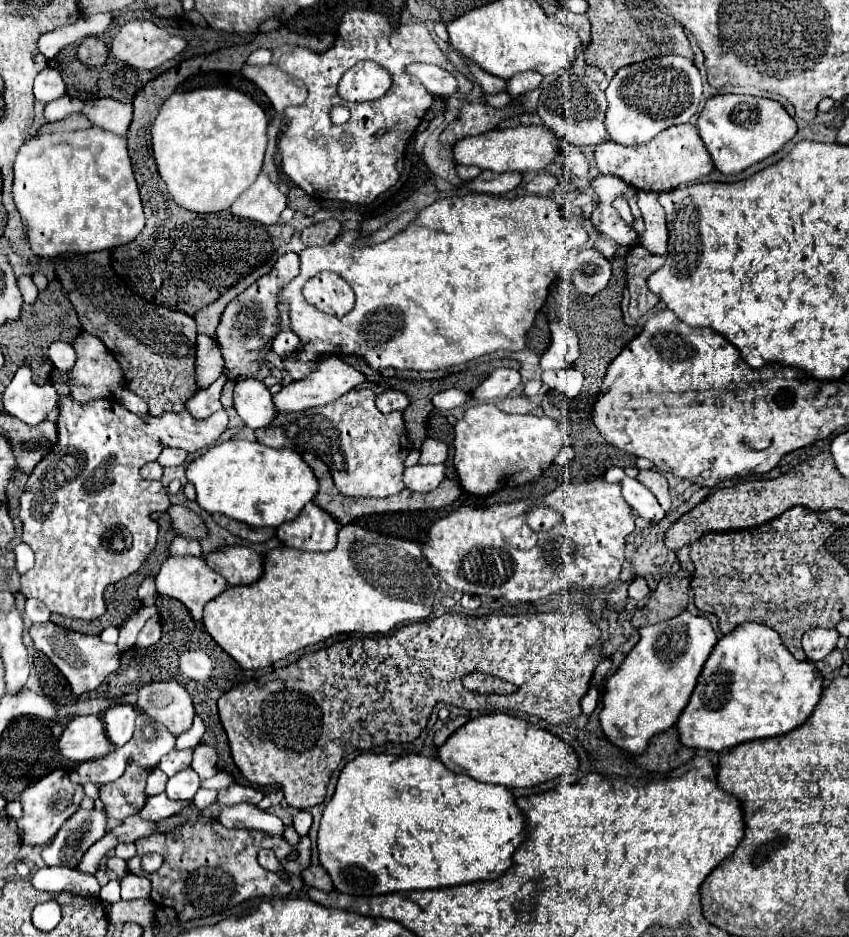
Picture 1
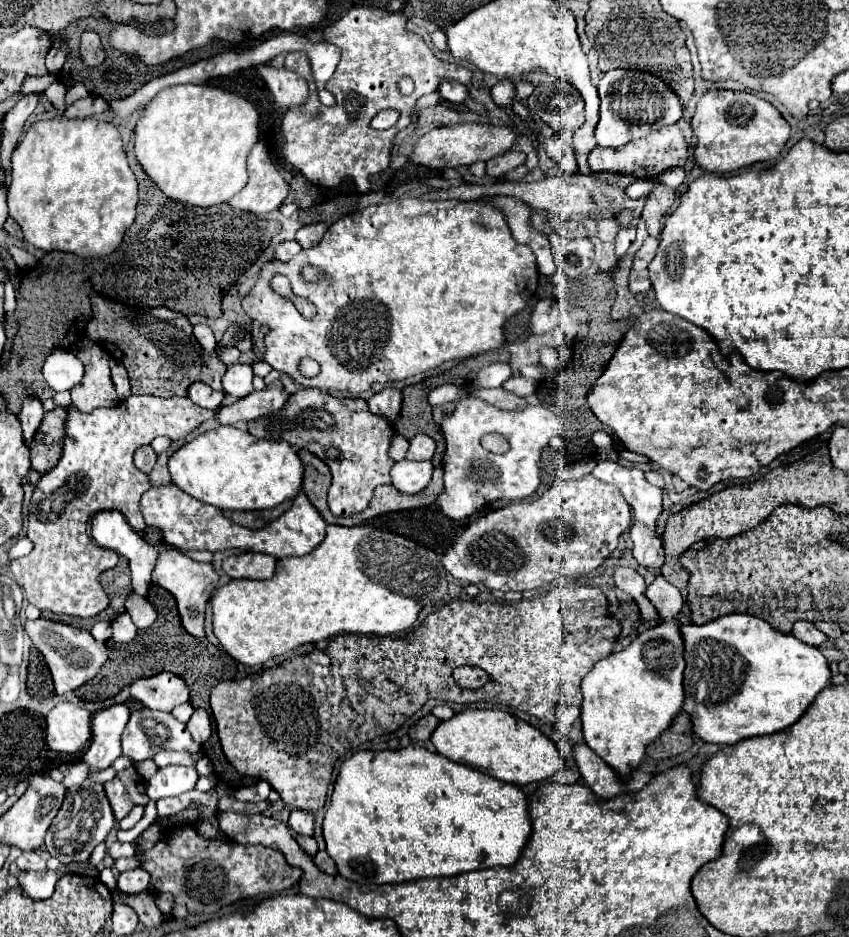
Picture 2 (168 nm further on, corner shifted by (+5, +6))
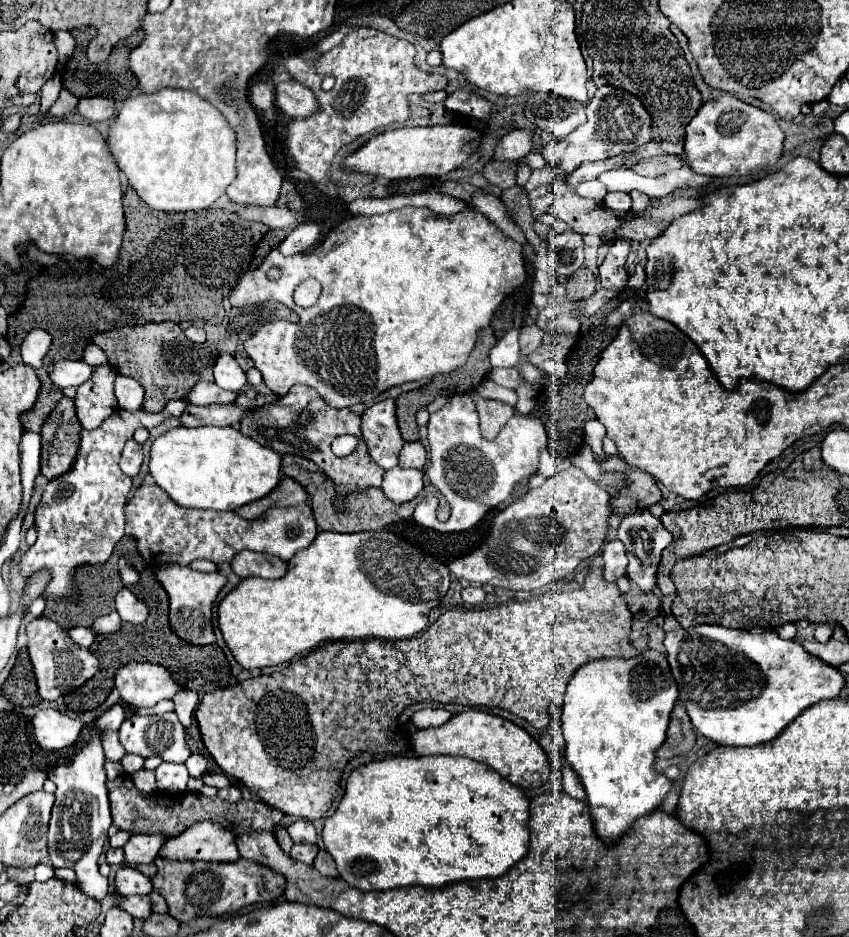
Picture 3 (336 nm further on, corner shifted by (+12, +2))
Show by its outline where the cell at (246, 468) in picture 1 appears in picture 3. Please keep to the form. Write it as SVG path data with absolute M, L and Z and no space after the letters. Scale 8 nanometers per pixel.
M231 426L171 428L151 444L149 474L179 506L237 510L267 496L281 480L281 456Z

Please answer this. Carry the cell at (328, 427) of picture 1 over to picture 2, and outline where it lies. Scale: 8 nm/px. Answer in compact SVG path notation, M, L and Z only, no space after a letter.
M304 388L292 394L282 410L248 422L248 432L264 440L286 440L296 450L310 450L324 460L332 472L328 506L336 516L362 512L368 506L374 488L390 484L394 460L388 456L388 448L394 428L384 416L372 414L362 398L340 398L316 388Z

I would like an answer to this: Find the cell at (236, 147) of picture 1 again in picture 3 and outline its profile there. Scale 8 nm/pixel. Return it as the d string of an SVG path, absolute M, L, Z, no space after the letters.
M159 90L155 94L137 94L131 96L123 102L117 118L113 120L113 124L109 126L109 136L107 136L107 148L111 158L115 160L117 168L127 176L129 186L139 194L139 198L153 210L163 210L163 212L189 212L207 210L213 206L213 202L225 192L225 188L233 182L233 178L237 176L235 172L235 132L229 128L227 120L221 116L221 112L217 108L213 108L207 100L199 98L197 94L189 92L189 90Z

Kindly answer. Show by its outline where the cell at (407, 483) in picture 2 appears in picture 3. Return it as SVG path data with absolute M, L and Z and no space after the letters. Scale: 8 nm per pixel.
M391 468L383 474L383 484L381 484L383 494L401 504L417 498L423 490L423 472L421 470L405 470L405 468Z

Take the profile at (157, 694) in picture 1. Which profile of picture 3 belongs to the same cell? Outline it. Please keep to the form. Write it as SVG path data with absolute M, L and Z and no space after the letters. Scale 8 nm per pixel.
M129 662L117 670L115 688L127 704L135 708L151 708L159 700L171 700L179 690L179 684L171 678L167 668L159 664Z

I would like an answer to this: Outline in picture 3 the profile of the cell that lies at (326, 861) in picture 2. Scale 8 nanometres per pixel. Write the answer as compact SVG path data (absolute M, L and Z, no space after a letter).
M319 850L319 854L317 854L317 858L315 858L315 864L313 864L323 876L329 876L329 878L337 878L339 876L339 872L337 872L337 868L335 868L335 862L333 862L333 858L329 856L329 852L327 850Z

